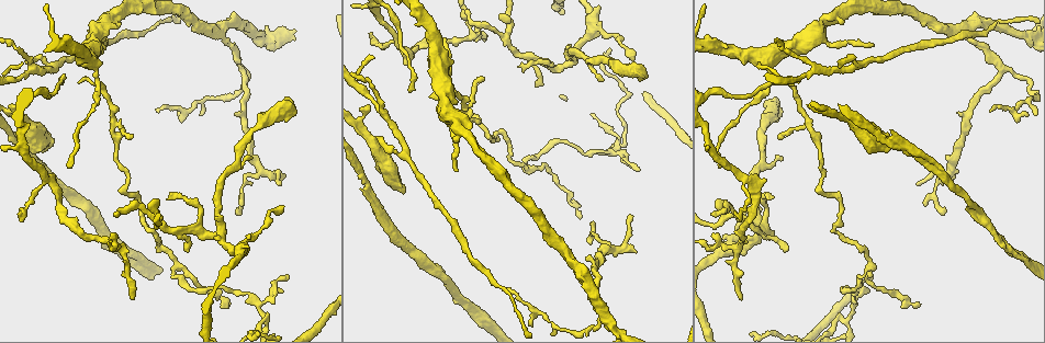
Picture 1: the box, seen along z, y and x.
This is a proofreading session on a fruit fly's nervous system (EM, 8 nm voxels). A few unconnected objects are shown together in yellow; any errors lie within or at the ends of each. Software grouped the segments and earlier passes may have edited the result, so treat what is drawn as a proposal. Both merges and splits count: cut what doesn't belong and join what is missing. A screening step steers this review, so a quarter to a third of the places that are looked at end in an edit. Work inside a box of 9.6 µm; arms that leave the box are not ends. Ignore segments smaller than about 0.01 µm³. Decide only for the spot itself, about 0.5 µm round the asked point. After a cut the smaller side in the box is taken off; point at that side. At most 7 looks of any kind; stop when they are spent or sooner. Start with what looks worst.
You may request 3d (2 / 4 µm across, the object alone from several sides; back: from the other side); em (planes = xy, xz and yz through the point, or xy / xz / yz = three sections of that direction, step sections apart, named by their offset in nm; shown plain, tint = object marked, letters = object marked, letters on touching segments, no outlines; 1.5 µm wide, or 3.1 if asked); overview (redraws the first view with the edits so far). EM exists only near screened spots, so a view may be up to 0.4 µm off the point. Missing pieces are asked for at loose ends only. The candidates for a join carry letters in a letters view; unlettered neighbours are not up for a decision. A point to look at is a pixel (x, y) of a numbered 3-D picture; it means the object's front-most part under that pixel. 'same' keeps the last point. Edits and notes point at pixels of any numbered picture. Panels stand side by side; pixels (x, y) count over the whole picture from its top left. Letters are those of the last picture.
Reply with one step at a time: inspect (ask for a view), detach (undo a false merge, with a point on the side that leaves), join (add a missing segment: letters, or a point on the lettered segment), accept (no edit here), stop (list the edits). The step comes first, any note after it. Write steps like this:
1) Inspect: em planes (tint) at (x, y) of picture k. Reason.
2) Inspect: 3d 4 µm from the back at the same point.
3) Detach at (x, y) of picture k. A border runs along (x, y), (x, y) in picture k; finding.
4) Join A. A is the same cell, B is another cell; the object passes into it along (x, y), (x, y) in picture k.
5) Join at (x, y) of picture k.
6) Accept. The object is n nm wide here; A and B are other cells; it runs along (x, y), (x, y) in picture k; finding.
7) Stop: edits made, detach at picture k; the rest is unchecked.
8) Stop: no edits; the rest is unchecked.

Inspect: 3d 2 µm at (405, 191) of picture 1. An open end.

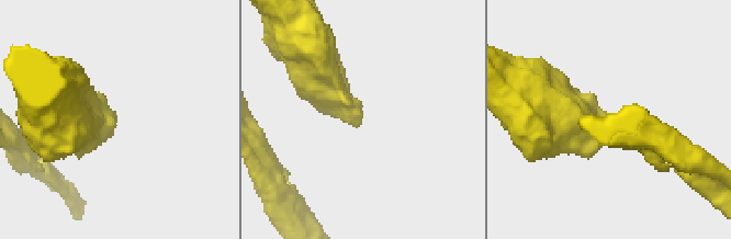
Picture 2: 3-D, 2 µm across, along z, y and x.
Inspect: em xz step 4 (letters) at (112, 131) of picture 2. Need the tissue.

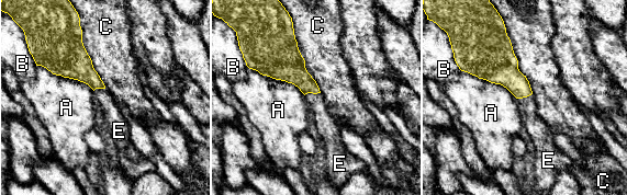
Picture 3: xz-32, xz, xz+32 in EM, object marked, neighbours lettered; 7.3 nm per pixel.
Inspect: em planes (letters) at the same point. Cut it another way.

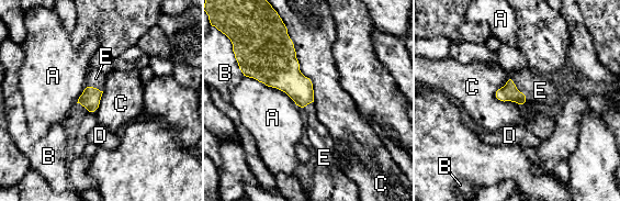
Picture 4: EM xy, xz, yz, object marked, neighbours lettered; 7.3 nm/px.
Join E. E is the same cell, A, B, C and D are other cells; the object passes into it along (509, 92), (516, 88), (540, 90) in picture 4; the neuron continues.

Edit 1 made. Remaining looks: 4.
Inspect: 3d 4 µm at (484, 40) of picture 1.

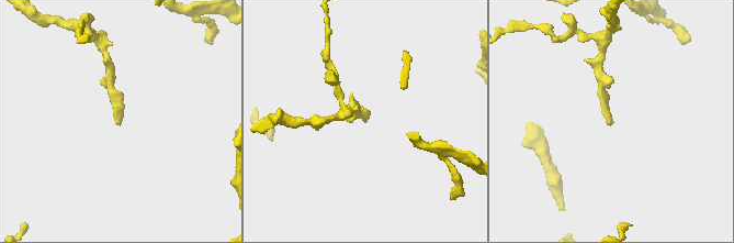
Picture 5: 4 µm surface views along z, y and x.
Inspect: em yz step 4 (letters) at (609, 121) of picture 5. Shape alone is not enough.

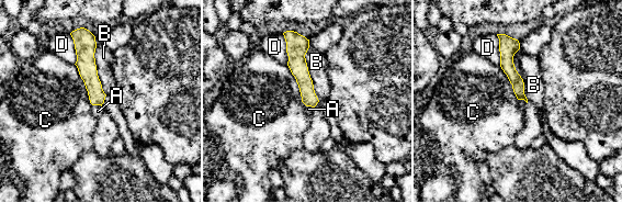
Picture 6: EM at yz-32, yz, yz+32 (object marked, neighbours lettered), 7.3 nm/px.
Inspect: em planes (letters) at the same point.

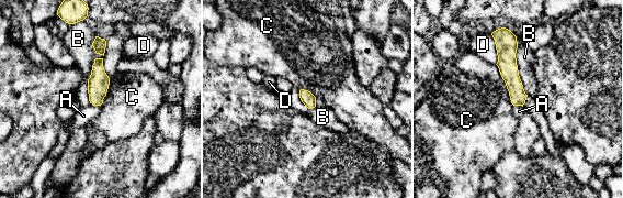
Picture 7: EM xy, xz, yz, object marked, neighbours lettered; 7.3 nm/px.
Accept. A, B, C and D are other cells; it runs along (506, 33), (507, 66), (520, 102) in picture 7; no lettered segment goes on from it.

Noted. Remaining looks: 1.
Inspect: em planes (letters) at (122, 190) of picture 1. Sharp bend.

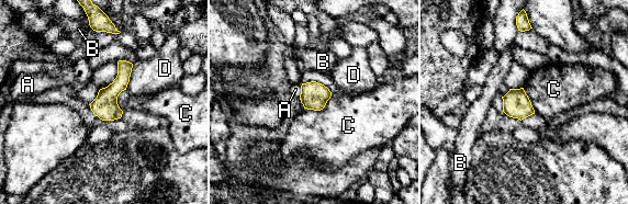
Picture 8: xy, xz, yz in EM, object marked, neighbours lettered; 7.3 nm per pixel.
Accept. The object is 180 nm wide here; A, B, C and D are other cells; a border runs along (332, 94), (322, 109), (304, 109) in picture 8; continuous, no second neuron.

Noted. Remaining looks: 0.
Stop: edits made, join at picture 4; the rest is unchecked.

